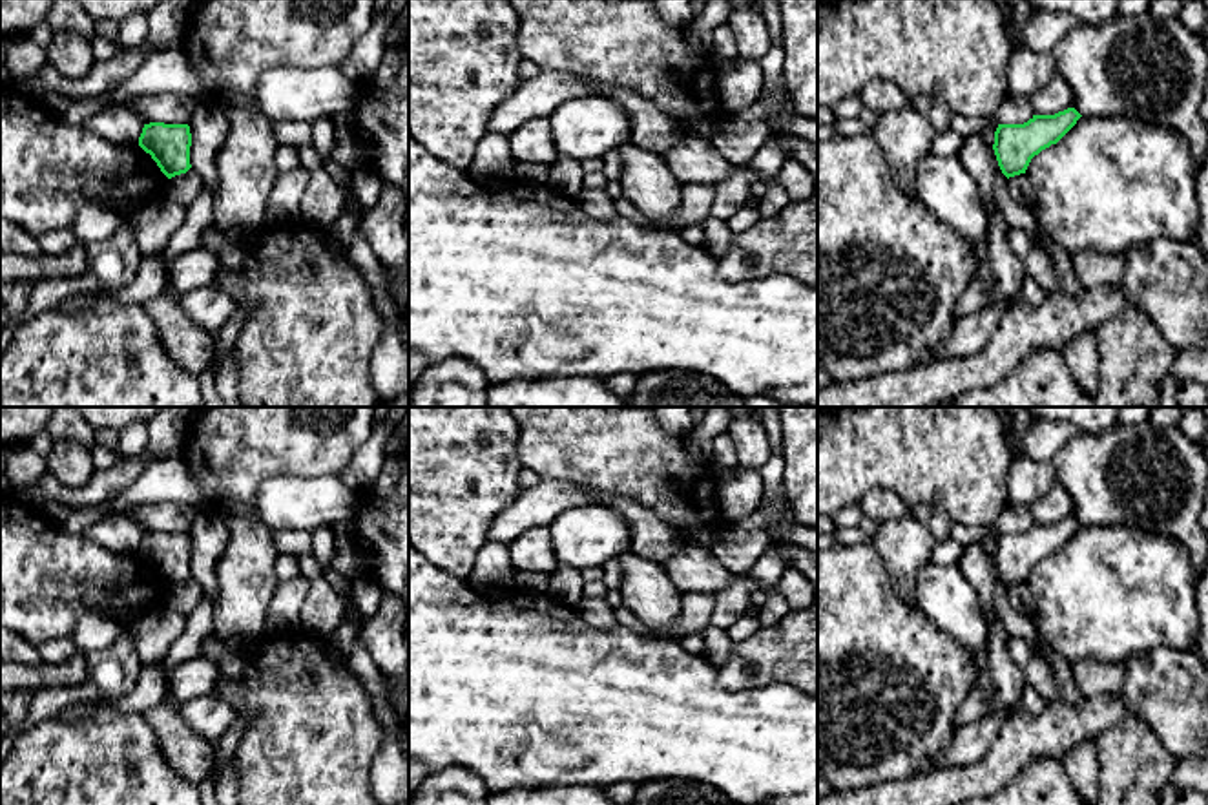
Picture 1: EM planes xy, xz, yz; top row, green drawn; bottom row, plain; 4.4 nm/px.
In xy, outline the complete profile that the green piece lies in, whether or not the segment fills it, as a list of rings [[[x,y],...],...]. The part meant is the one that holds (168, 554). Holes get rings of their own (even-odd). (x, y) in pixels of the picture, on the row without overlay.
[[[144,533],[139,555],[151,564],[168,588],[186,582],[192,577],[192,542],[188,533]]]

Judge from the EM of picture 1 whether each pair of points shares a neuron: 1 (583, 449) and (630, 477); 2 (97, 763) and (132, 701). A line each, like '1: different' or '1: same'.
1: same
2: different

